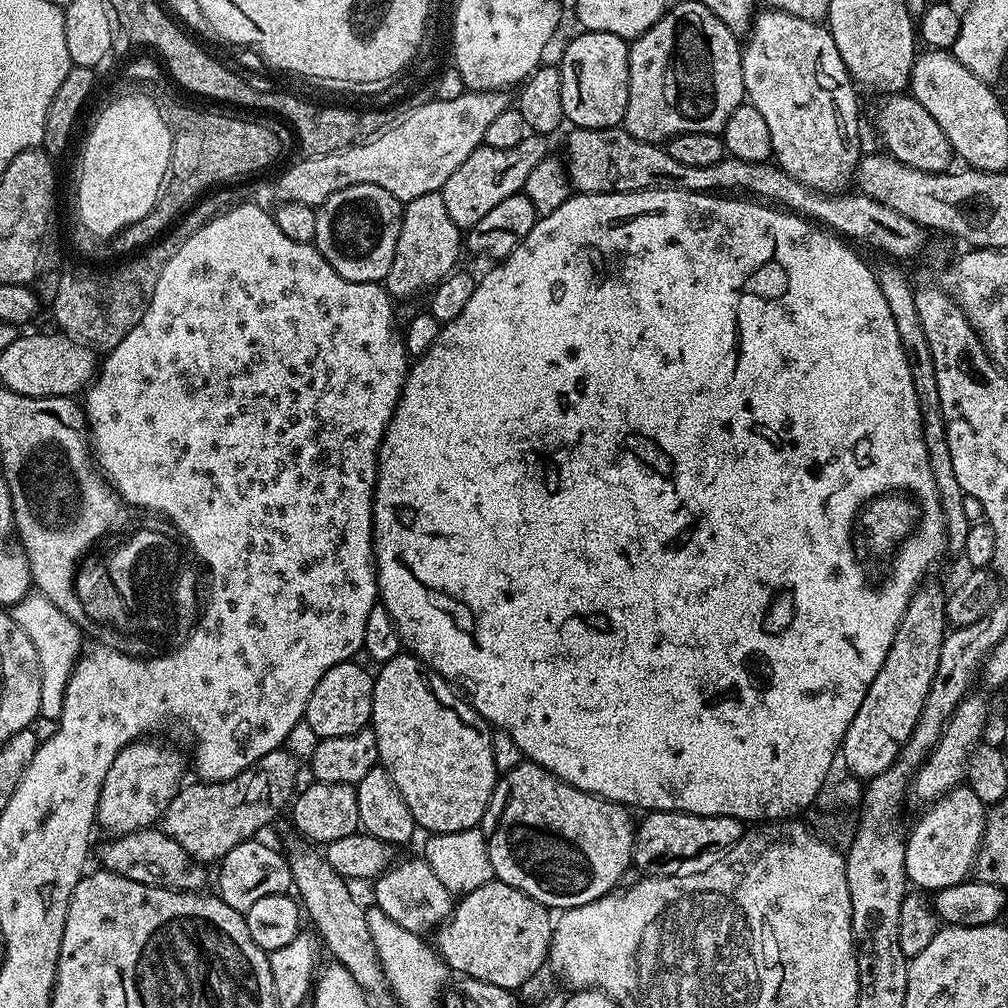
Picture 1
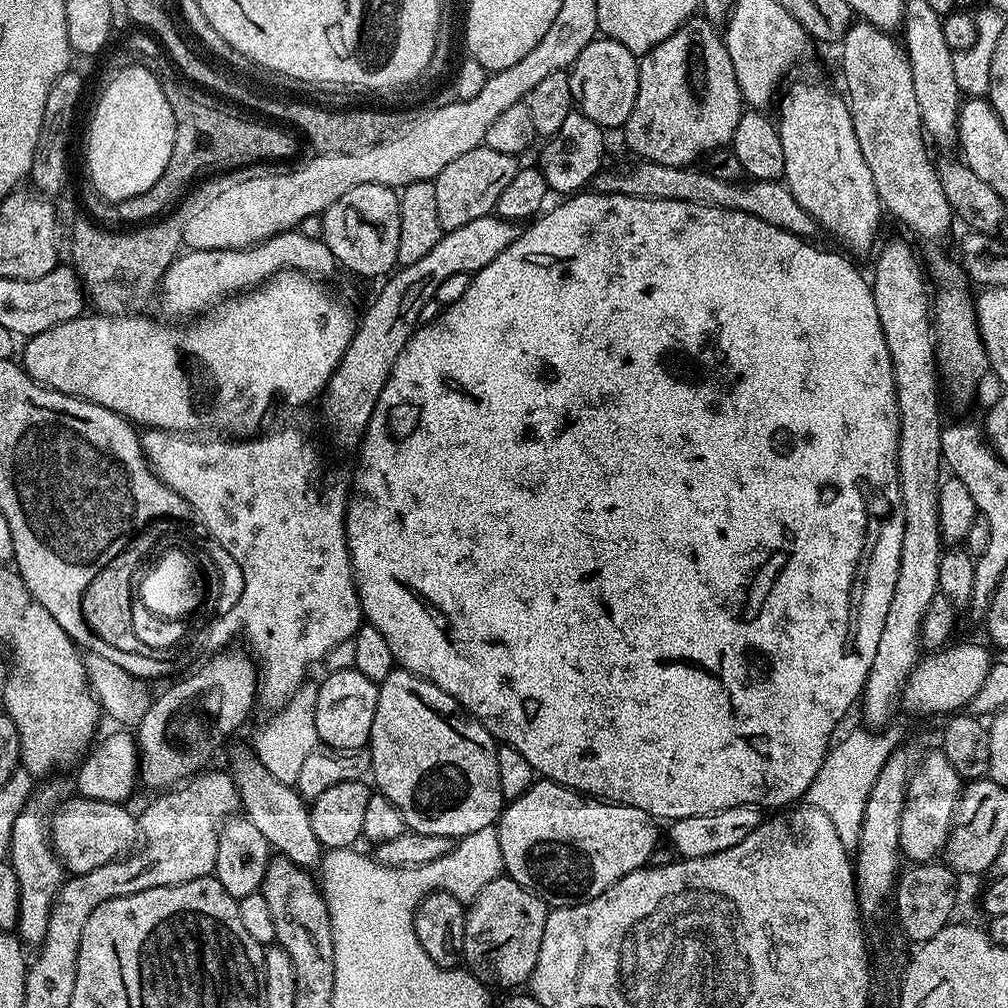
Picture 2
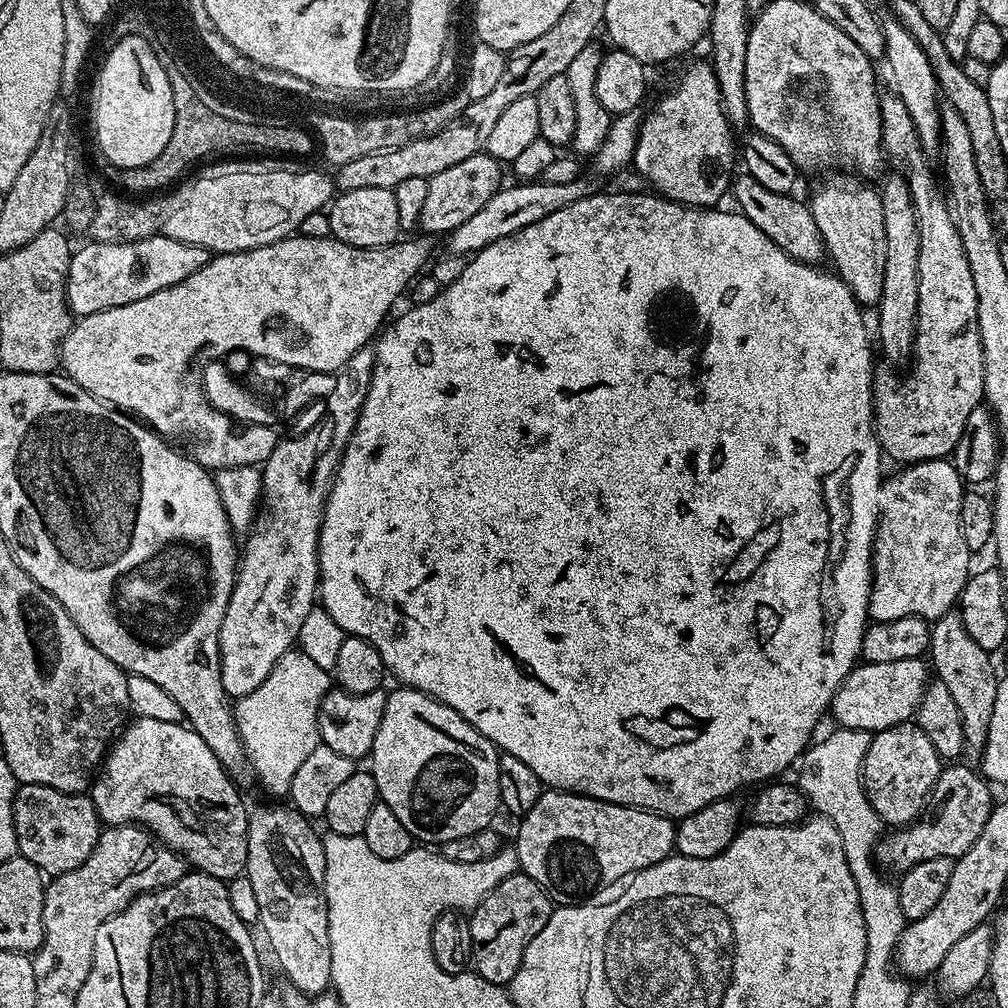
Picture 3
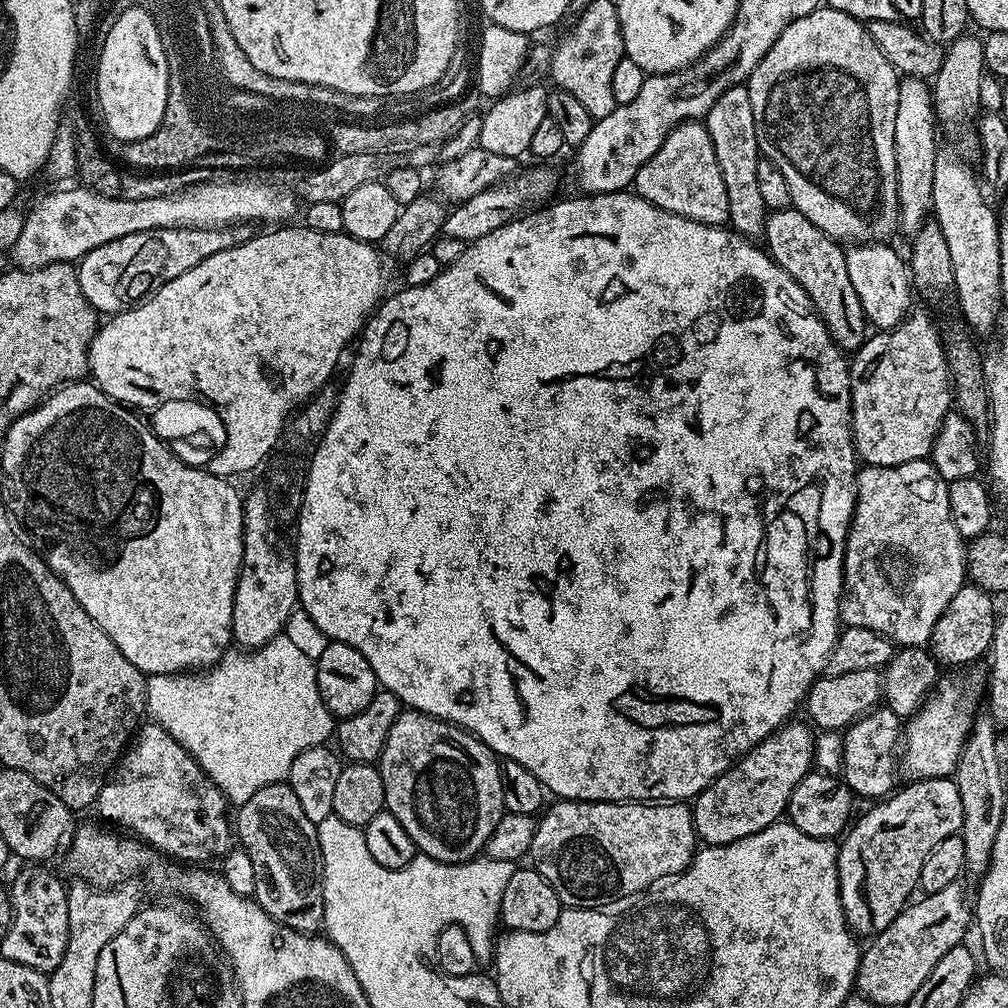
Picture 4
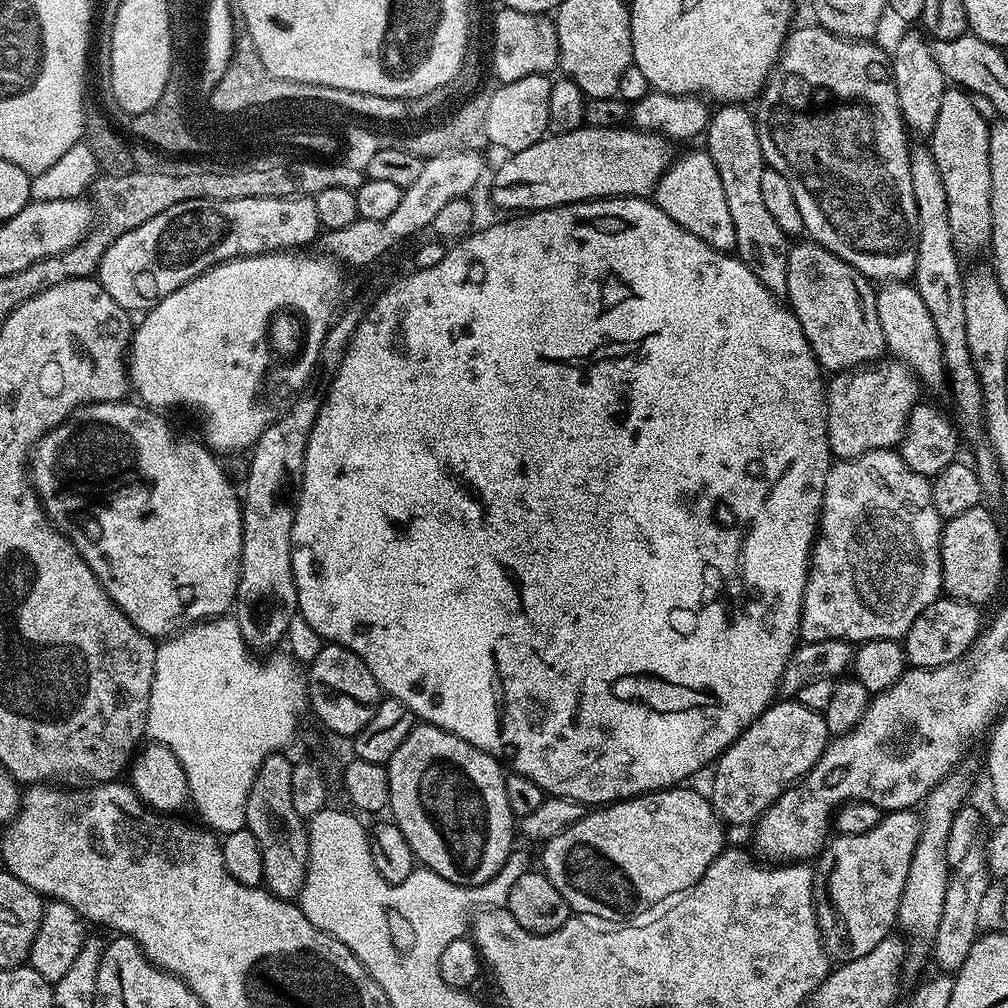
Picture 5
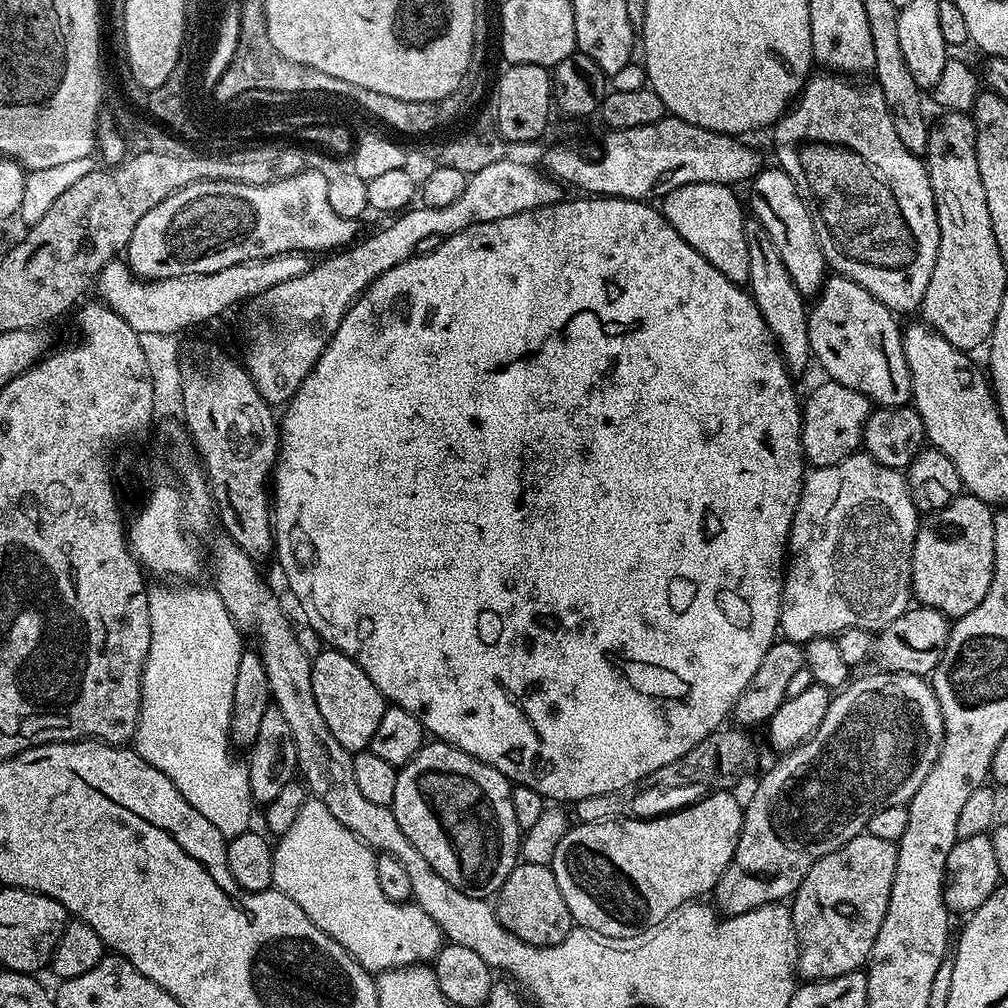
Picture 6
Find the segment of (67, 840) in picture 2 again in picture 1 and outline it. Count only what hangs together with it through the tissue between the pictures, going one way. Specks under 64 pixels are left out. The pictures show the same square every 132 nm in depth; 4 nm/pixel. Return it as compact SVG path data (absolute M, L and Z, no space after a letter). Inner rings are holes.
M159 827L143 828L137 832L128 832L124 836L109 839L109 844L100 848L99 867L106 872L113 872L122 878L130 878L134 882L149 884L155 888L171 888L181 892L200 892L208 884L209 869L198 860L193 860L190 854L184 852L184 848L174 838L170 838Z

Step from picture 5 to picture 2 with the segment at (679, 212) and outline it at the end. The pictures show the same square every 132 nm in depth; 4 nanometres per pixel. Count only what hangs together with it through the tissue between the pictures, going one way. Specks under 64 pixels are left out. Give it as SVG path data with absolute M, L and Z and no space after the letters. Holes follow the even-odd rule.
M703 18L688 20L678 30L674 30L674 34L670 34L670 38L658 42L650 51L643 53L639 57L638 63L640 65L638 70L638 98L634 98L634 110L630 110L630 118L626 118L622 129L624 140L628 143L629 150L636 155L636 158L658 162L662 166L682 166L686 168L695 165L697 161L713 152L714 149L731 145L732 135L738 126L738 118L745 112L746 105L740 93L738 78L734 78L734 62L730 62L730 54L726 50L723 35L718 31L717 25L713 24L711 20Z

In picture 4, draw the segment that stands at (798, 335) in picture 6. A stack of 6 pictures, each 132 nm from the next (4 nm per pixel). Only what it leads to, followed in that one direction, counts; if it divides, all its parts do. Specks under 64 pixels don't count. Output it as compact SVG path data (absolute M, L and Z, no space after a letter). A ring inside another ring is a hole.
M736 84L710 106L706 117L710 142L714 142L714 154L718 154L718 166L722 169L722 182L726 182L728 224L733 232L749 238L764 235L764 224L770 209L762 202L758 187L758 162L762 159L758 146L758 134L754 126L754 106L750 106L750 94L744 84Z

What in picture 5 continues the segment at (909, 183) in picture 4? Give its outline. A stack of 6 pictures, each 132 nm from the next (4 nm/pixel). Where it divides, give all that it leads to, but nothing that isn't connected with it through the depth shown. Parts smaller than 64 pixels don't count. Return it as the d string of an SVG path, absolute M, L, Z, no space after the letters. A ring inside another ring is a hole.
M919 31L917 32L906 33L897 42L896 49L891 49L890 71L905 129L909 133L917 132L918 135L924 136L920 138L928 138L934 130L934 122L938 122L938 110L942 106L946 81L942 70L938 70L938 62L934 62L931 43Z

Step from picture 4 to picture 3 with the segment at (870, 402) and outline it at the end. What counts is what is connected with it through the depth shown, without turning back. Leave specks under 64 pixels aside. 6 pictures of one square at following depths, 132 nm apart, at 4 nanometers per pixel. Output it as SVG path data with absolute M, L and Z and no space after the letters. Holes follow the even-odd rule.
M884 94L880 98L880 117L882 118L882 138L884 139L884 151L889 157L892 156L901 164L902 175L908 181L908 189L914 202L914 210L918 218L918 314L916 315L916 346L914 349L914 361L916 369L912 376L905 380L899 380L890 369L884 368L875 373L872 377L872 406L874 409L874 423L876 426L876 437L880 443L883 455L892 460L901 460L901 465L918 464L922 460L943 460L951 457L952 452L958 446L958 438L962 438L962 430L966 430L966 418L970 418L970 410L981 407L984 400L984 351L982 350L982 334L978 330L978 293L974 290L974 277L970 275L970 262L966 258L966 250L962 246L960 232L956 228L956 223L952 220L952 212L948 209L948 201L945 193L936 185L936 180L932 177L932 168L928 165L929 157L920 146L918 130L914 130L914 118L910 118L910 110L906 110L906 102L898 98L895 94Z

